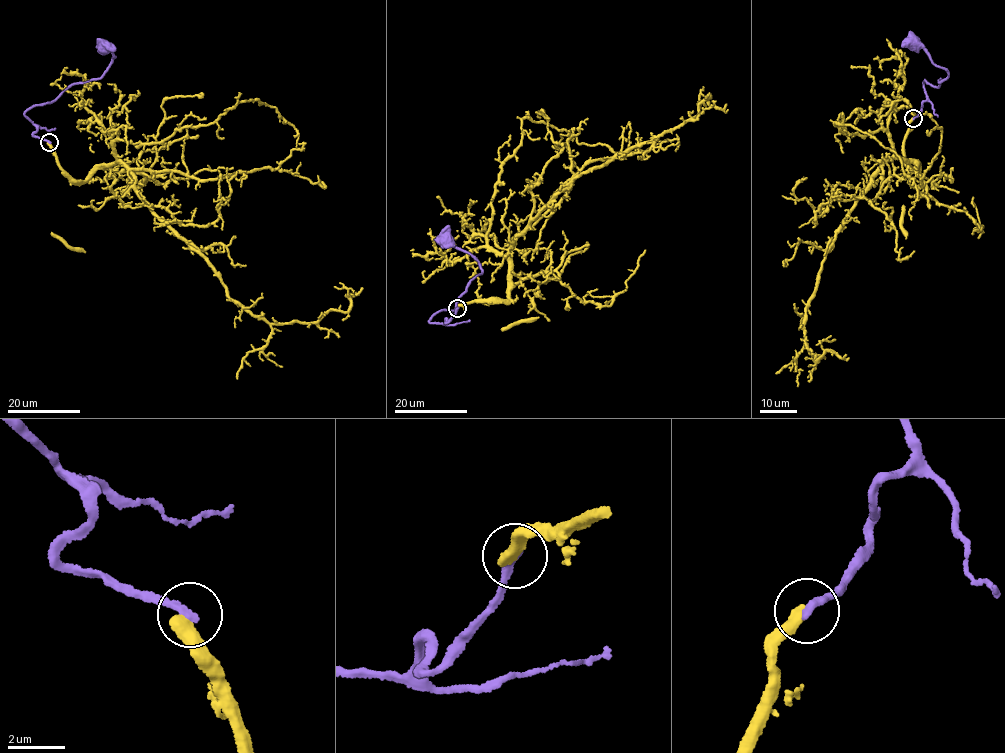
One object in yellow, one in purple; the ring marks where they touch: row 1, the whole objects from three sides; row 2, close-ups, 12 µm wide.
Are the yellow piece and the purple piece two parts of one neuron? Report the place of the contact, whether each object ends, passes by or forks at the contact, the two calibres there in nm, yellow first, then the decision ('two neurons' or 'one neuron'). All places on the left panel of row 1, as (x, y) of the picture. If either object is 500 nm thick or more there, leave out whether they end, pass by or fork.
(49, 142) | yellow ends | purple ends | 480/280 nm | two neurons

